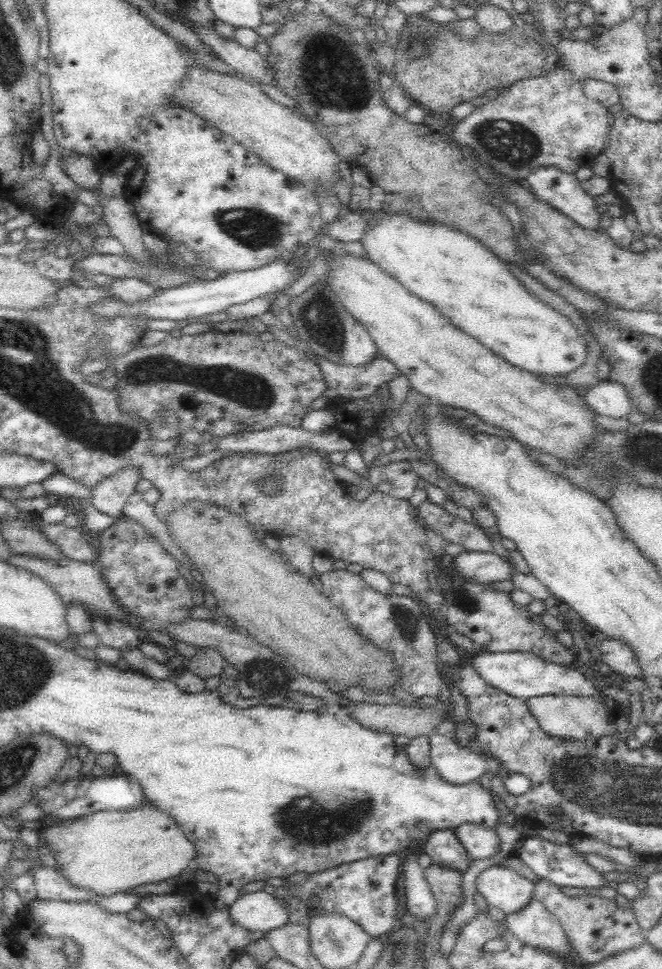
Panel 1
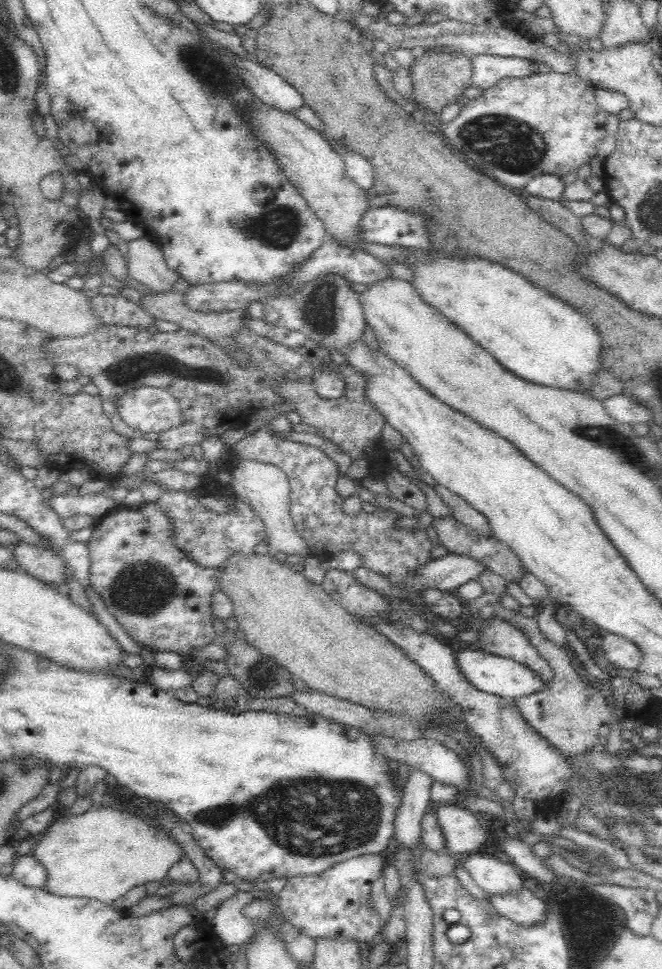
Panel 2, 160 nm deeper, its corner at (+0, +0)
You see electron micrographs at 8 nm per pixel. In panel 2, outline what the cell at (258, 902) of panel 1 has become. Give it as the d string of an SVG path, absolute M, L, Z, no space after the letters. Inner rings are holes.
M237 890L230 898L226 898L216 907L210 926L225 950L238 948L251 939L252 934L256 932L254 923L242 915L242 908L248 902L252 902L252 895L248 891Z

